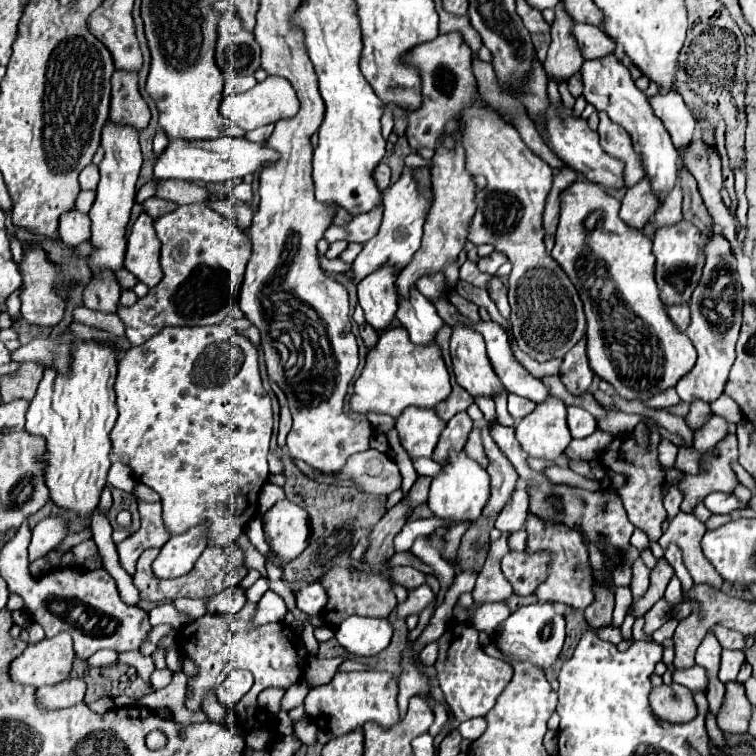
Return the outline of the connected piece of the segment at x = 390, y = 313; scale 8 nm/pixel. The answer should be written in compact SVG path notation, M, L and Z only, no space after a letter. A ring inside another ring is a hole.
M385 266L369 274L357 284L357 298L365 310L365 320L375 328L383 330L391 324L397 312L397 288L395 282L399 272L393 266Z

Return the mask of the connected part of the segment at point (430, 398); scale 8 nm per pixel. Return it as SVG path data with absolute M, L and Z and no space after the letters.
M397 326L385 330L379 336L379 342L369 350L365 368L353 386L349 408L357 414L379 412L399 418L399 414L409 406L435 408L449 394L449 372L439 346L417 346L409 340L409 332L405 332L403 326Z

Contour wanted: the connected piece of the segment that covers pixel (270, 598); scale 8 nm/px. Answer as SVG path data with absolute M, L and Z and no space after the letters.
M267 590L265 596L259 600L259 610L255 614L255 624L269 624L269 622L283 622L287 606L281 596L273 590Z

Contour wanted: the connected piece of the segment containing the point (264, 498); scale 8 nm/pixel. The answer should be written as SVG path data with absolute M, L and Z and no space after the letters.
M267 482L264 484L258 498L258 511L266 512L276 502L285 499L285 492L282 487Z

